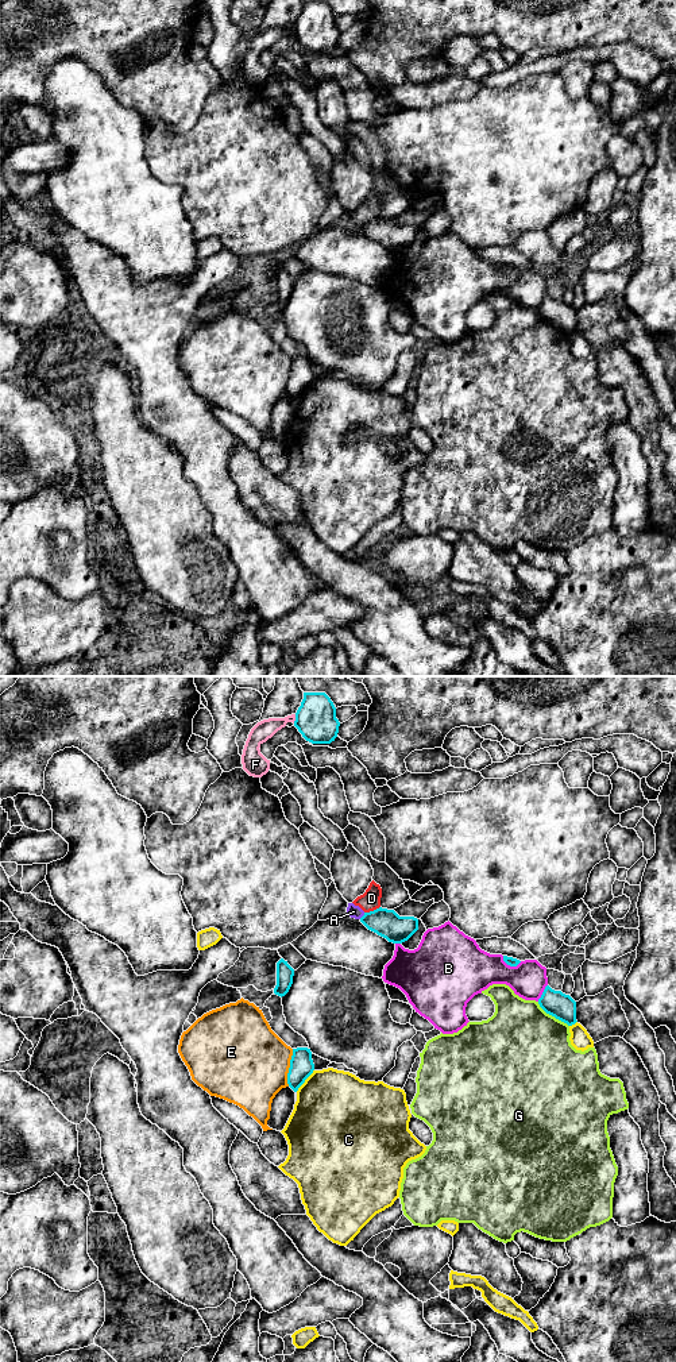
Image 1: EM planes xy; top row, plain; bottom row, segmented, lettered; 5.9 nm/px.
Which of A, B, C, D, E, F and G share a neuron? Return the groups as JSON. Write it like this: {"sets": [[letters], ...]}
{"sets": [["A", "D"], ["B"], ["C"], ["E"], ["F"], ["G"]]}

